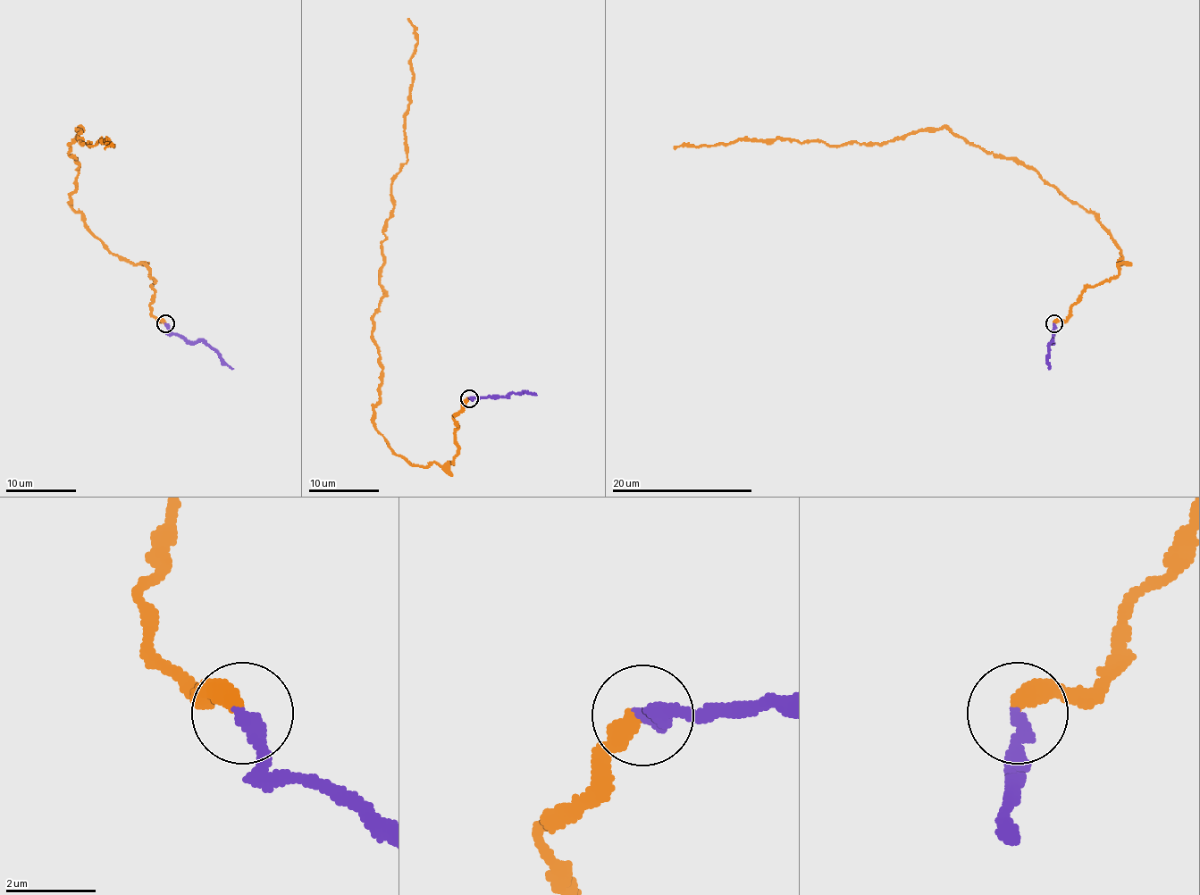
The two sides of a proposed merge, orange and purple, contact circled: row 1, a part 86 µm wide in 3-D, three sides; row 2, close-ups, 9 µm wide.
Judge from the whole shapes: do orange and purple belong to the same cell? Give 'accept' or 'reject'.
accept

